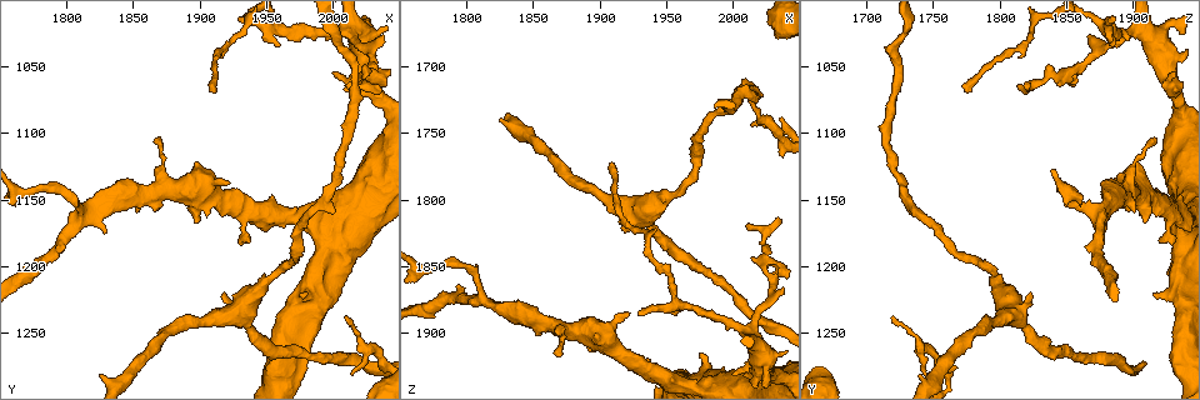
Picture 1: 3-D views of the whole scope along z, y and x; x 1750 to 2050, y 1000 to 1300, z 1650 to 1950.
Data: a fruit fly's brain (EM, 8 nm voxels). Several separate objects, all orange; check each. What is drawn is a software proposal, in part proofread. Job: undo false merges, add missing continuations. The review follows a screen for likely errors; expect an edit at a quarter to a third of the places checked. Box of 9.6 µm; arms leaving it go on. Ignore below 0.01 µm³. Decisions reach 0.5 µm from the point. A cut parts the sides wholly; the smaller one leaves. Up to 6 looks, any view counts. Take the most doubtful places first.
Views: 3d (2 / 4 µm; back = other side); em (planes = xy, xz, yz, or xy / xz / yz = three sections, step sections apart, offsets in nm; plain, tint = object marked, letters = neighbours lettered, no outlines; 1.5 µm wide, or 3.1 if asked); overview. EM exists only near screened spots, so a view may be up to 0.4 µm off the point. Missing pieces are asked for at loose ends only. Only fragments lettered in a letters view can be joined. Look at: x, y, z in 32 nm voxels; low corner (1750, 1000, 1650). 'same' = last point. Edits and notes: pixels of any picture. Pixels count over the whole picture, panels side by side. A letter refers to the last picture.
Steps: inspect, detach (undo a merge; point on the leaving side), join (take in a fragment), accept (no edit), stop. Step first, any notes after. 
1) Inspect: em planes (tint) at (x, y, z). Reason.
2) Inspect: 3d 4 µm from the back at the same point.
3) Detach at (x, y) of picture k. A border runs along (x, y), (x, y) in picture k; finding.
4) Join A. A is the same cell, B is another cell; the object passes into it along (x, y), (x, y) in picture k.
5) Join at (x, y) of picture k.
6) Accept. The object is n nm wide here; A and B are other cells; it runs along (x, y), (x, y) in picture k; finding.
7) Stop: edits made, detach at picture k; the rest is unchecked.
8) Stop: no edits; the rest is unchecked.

Inspect: 3d 4 µm at (2014, 1280, 1744). An open end.

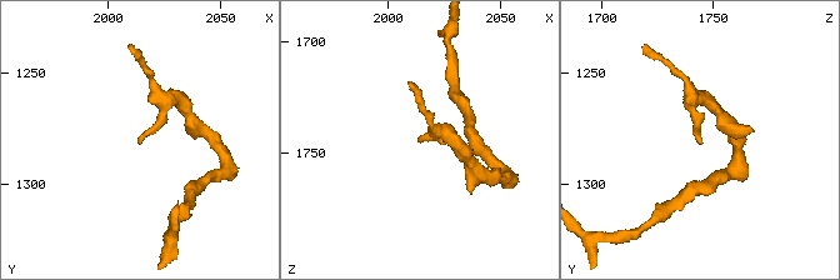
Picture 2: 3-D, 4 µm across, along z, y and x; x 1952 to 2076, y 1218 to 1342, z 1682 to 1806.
Inspect: em planes (letters) at (2014, 1280, 1746). Now the EM.

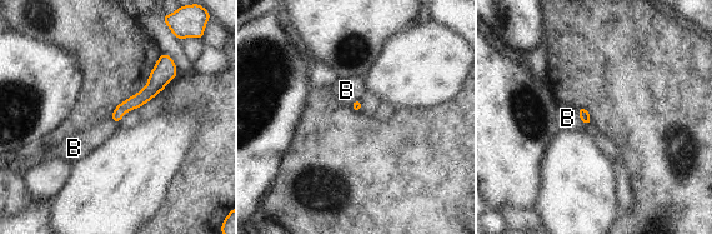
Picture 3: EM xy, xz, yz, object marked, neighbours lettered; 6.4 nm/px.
Accept. B is another cell; a border runs along (576, 109), (580, 119), (590, 127) in picture 3; none of them fits.

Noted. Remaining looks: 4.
Inspect: 3d 4 µm at (2008, 1064, 1818). Tapers out.

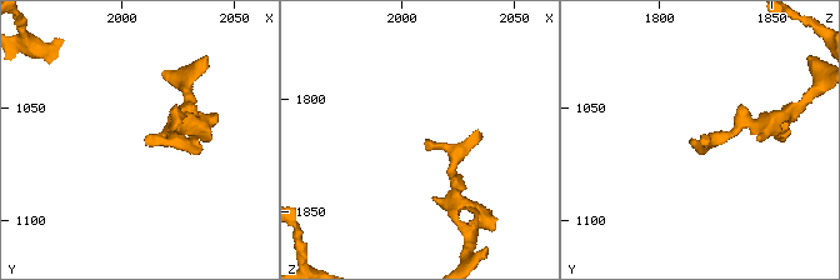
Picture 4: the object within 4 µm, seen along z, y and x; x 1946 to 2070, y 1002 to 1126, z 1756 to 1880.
Inspect: em planes (letters) at (2011, 1063, 1819). Need the tissue.

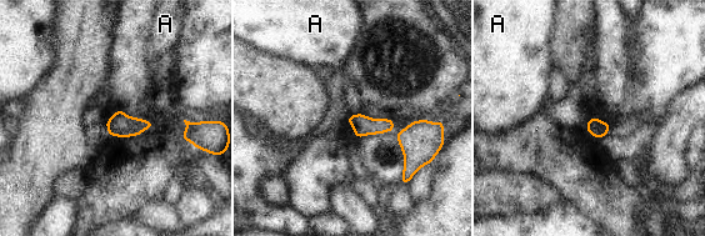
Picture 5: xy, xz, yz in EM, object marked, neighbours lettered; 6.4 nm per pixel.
Accept. The longest contact is with A, 70 nm; A is another cell; no lettered fragment goes on from it.

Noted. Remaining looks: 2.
Inspect: em yz step 8 (tint) at (1912, 1068, 1776). Tapers out.

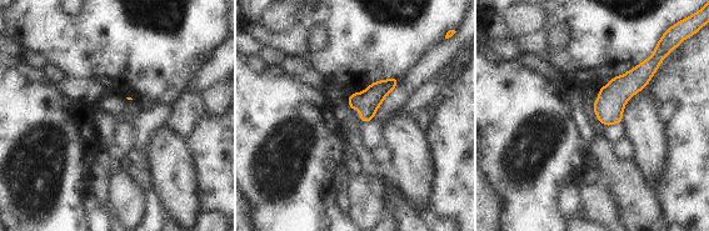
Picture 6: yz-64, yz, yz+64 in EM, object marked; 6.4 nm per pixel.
Inspect: em xz step 4 (letters) at the same point. Cut it another way.

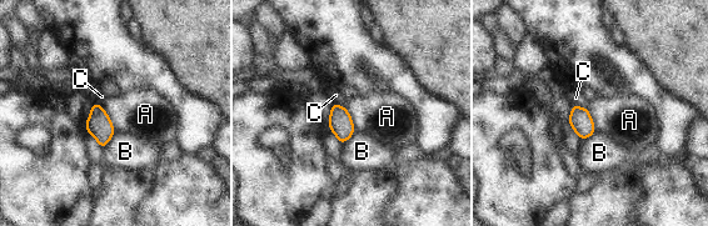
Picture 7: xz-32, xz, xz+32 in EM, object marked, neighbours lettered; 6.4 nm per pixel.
Accept. A, B and C are other cells; a border runs along (99, 103), (115, 130) in picture 7; no lettered fragment goes on from it.

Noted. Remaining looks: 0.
Stop: no edits; the rest is unchecked.

